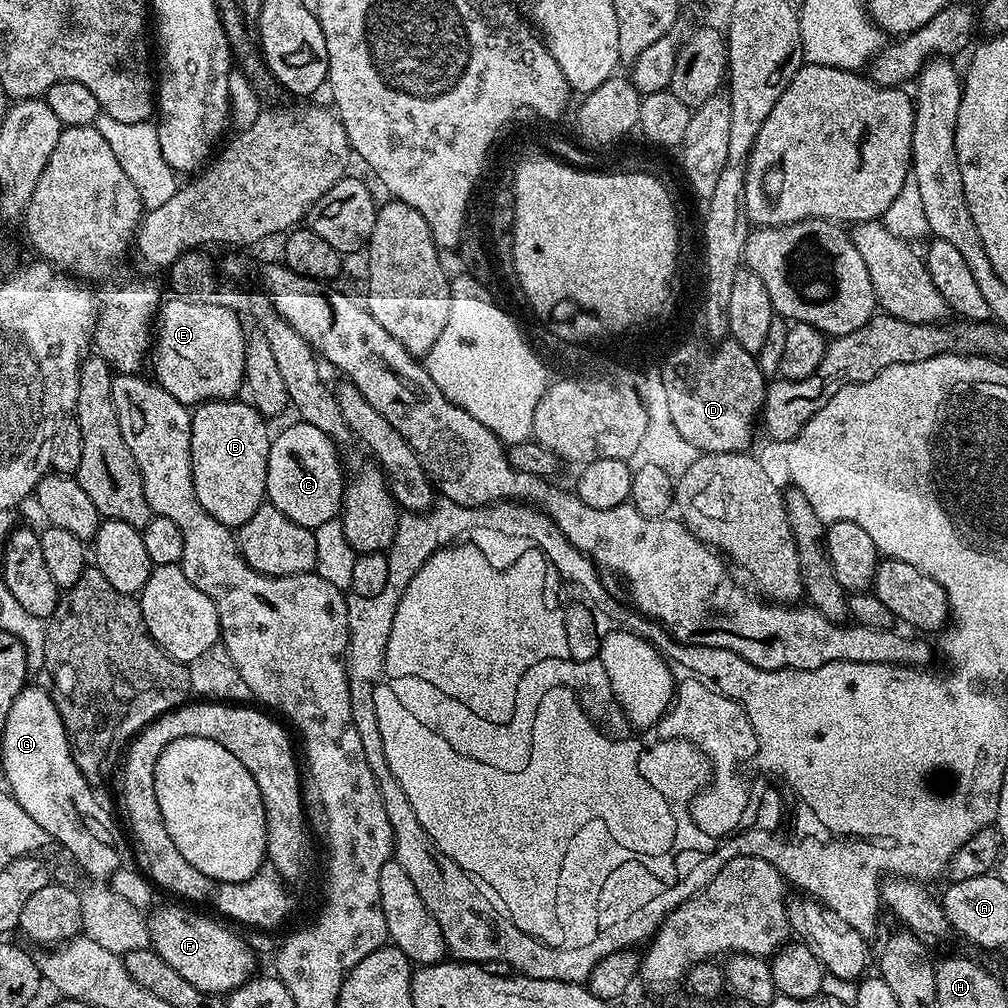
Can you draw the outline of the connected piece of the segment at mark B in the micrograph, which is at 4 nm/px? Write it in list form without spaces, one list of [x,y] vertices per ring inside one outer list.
[[[240,398],[207,400],[192,412],[190,458],[194,494],[210,518],[233,530],[250,522],[254,510],[266,500],[270,431],[264,424],[265,417]]]

